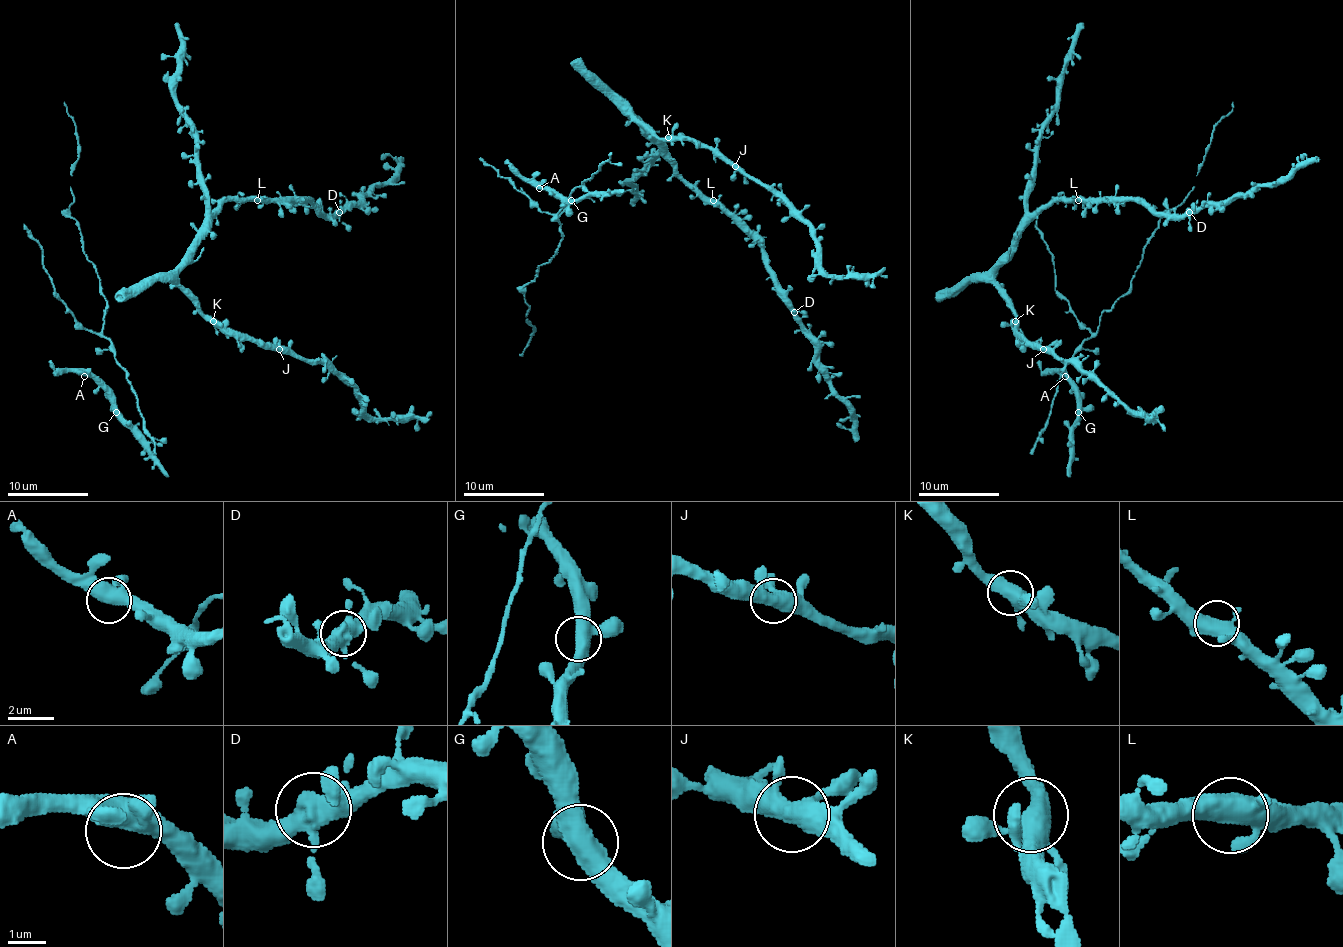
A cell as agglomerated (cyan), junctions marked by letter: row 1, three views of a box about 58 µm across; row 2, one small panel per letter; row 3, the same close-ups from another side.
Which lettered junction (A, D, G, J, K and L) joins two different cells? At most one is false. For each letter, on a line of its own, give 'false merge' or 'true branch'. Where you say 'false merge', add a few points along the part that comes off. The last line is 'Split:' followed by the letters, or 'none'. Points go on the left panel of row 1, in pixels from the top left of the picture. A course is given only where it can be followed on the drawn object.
A: true branch
D: true branch
G: true branch
J: true branch
K: true branch
L: true branch
Split: none

